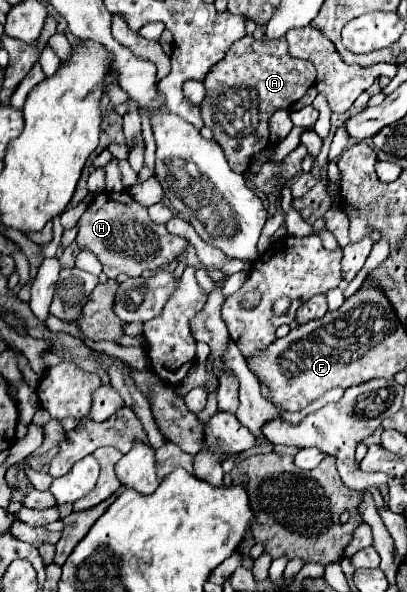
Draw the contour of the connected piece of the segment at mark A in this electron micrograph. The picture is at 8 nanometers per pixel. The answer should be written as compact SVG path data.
M239 39L231 45L227 55L205 75L203 85L207 97L201 101L201 117L213 131L221 145L229 167L235 173L247 173L253 155L269 143L269 119L281 109L291 109L311 85L315 85L317 71L311 61L287 57L283 41L269 39Z

